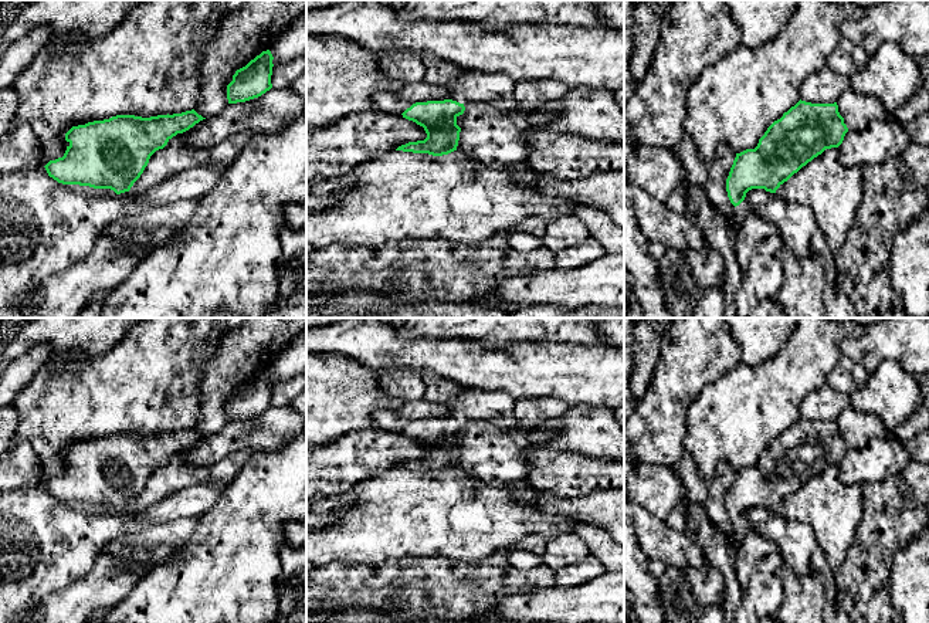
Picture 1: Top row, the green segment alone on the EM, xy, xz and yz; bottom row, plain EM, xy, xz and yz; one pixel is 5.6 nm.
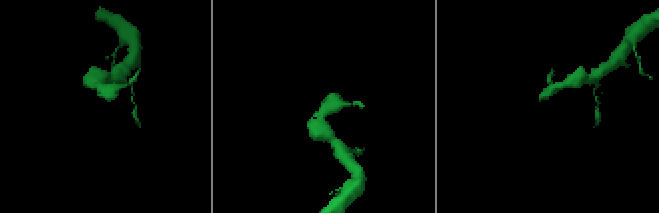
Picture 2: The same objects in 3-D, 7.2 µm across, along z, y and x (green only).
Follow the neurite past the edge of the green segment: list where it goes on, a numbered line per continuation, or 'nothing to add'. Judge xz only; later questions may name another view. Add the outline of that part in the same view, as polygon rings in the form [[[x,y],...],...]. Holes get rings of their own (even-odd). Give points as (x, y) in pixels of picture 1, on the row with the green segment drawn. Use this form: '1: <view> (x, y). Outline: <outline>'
1: xz (495, 90). Outline: [[[465,74],[444,85],[450,91],[448,99],[457,101],[464,105],[489,105],[501,111],[516,108],[513,95],[515,81],[504,74]]]

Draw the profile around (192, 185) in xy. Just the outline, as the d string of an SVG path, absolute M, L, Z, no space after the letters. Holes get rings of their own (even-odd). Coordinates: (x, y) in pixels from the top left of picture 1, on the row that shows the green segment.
M201 165L180 172L148 192L82 196L48 176L45 167L0 175L0 318L24 318L41 282L85 258L109 224L139 216L145 207L177 200L197 202L223 177L228 166Z

